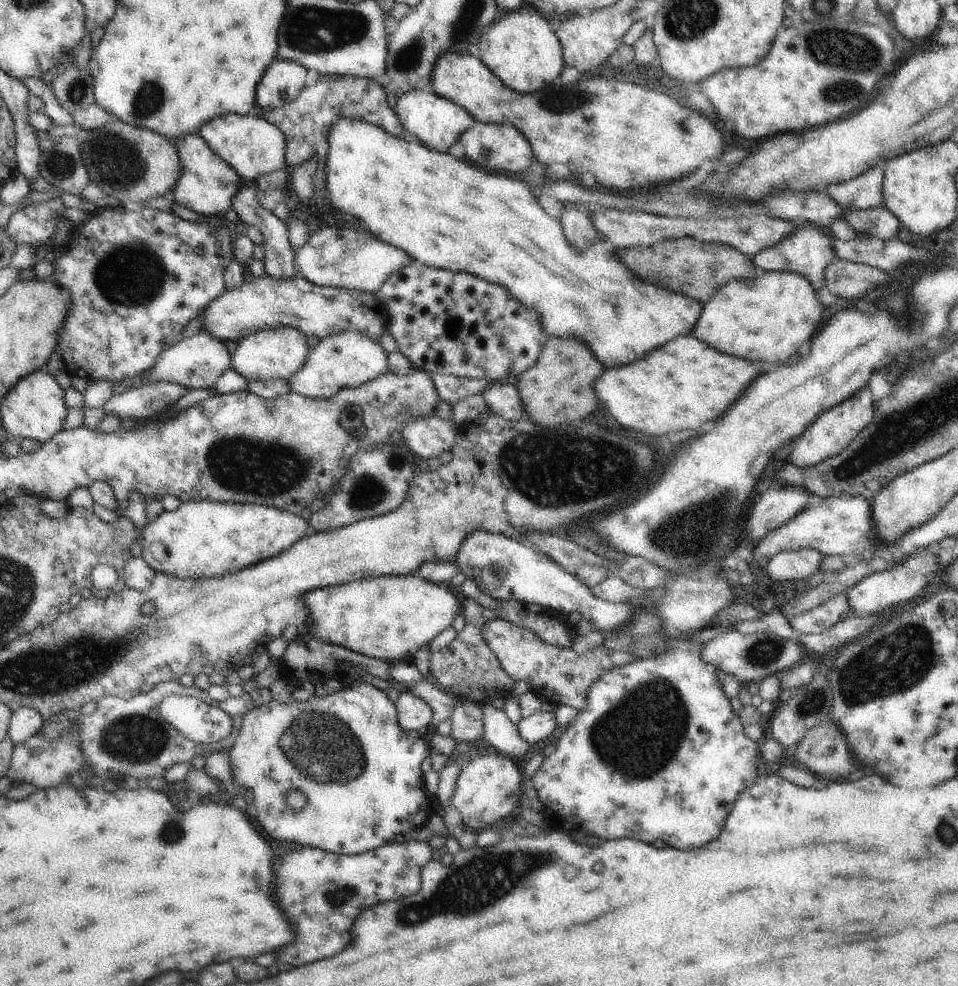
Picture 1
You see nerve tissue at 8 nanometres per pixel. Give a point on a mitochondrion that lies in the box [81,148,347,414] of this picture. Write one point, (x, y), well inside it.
(131, 274)

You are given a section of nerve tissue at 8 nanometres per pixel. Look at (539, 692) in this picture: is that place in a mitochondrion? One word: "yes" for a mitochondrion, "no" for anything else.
no

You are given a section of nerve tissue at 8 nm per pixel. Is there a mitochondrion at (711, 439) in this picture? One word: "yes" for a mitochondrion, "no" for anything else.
no

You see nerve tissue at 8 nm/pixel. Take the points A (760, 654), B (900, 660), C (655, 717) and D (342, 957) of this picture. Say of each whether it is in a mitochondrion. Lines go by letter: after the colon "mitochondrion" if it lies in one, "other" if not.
A: mitochondrion
B: mitochondrion
C: mitochondrion
D: other

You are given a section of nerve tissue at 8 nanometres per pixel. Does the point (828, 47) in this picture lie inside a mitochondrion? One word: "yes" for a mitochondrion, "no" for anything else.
yes

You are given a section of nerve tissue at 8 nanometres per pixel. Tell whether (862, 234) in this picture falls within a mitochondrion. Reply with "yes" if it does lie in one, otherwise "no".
no

